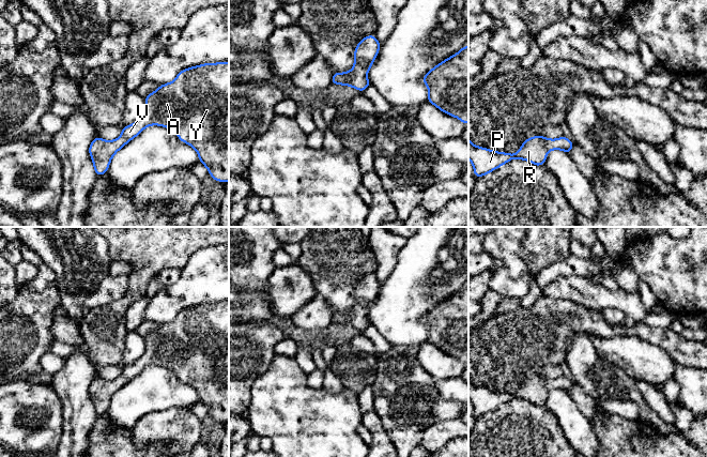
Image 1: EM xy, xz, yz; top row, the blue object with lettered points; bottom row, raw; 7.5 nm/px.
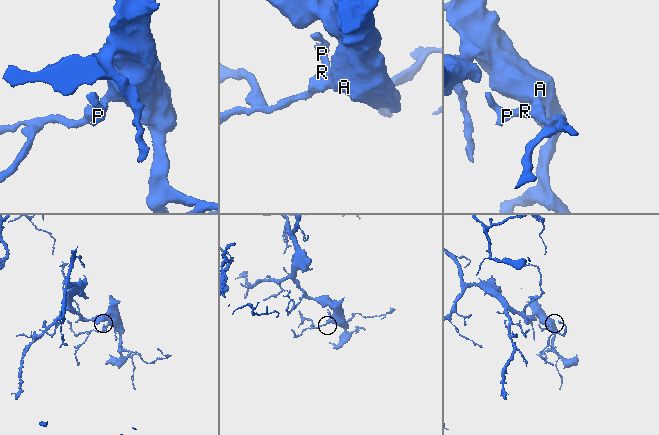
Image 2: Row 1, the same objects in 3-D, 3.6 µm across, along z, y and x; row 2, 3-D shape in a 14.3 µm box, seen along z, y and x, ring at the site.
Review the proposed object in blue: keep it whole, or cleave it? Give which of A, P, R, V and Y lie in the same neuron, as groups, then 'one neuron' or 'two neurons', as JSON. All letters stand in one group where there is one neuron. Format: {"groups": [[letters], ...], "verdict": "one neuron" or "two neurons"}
{"groups": [["A", "P", "R", "V", "Y"]], "verdict": "one neuron"}

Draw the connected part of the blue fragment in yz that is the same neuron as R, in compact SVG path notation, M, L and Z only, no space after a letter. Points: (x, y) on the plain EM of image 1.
M542 375L533 376L522 383L517 393L509 394L477 386L468 378L468 399L473 403L474 414L477 418L513 398L524 399L536 406L543 406L550 390L563 390L570 394L573 384L566 376L558 379L548 379Z

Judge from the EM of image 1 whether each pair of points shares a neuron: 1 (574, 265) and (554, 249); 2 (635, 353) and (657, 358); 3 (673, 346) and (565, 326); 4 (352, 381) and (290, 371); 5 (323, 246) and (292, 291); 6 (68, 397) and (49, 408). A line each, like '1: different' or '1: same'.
1: different
2: same
3: same
4: different
5: different
6: different

